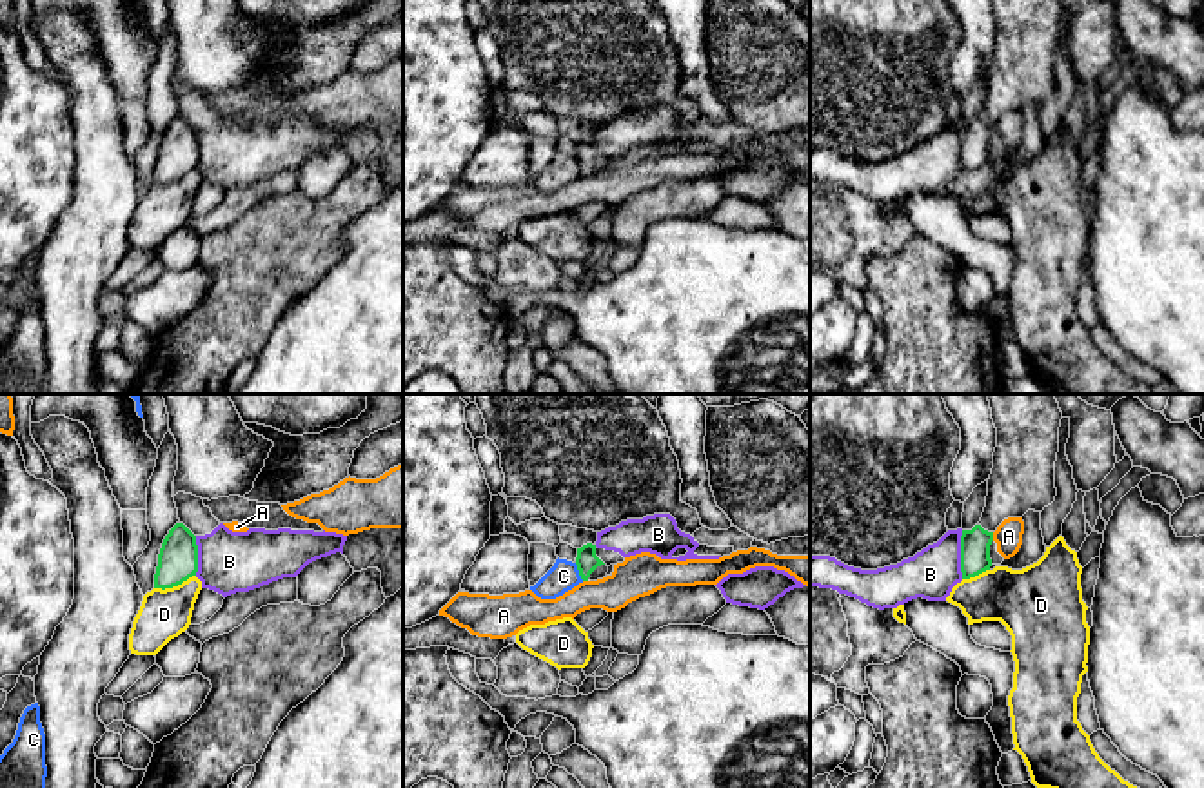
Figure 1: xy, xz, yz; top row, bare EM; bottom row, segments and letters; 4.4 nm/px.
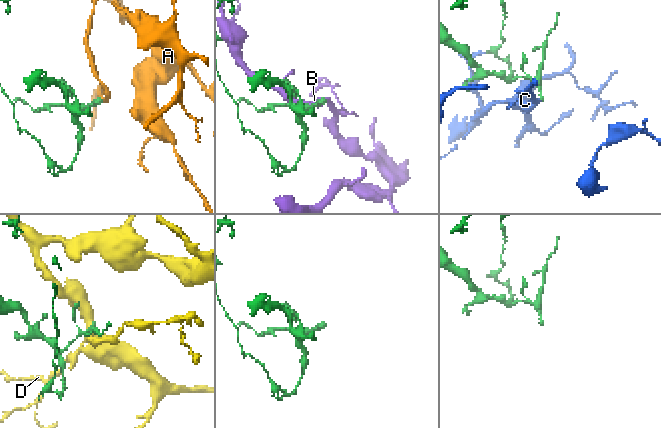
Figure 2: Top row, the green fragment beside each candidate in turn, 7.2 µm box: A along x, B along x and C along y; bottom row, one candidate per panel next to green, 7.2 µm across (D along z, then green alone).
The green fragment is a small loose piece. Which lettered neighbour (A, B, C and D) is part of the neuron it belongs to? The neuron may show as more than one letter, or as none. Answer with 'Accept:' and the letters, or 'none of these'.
Accept: none of these

